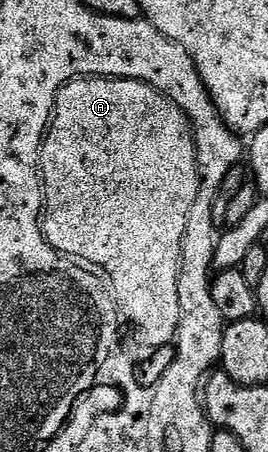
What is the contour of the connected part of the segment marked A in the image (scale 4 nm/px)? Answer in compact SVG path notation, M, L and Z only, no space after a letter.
M77 77L73 81L68 81L55 96L55 110L51 112L51 123L43 139L43 150L39 153L39 175L43 194L41 224L47 242L66 257L73 257L79 263L86 263L100 274L115 277L115 289L119 289L119 301L123 301L123 309L127 309L127 313L135 317L134 325L139 325L139 333L143 333L143 341L151 341L151 345L156 345L159 350L170 346L179 332L181 307L185 303L181 296L181 266L185 261L189 211L193 211L193 203L197 203L199 190L195 133L187 116L166 95L158 93L152 85L146 85L143 81L136 81L130 77Z

